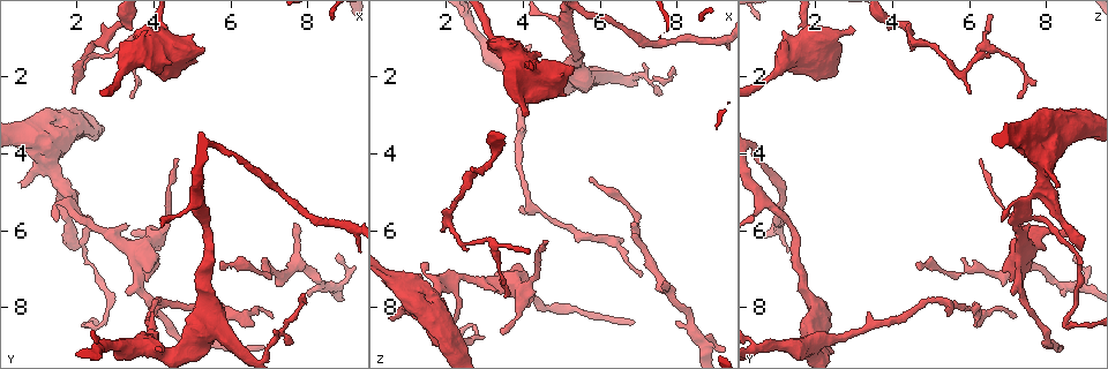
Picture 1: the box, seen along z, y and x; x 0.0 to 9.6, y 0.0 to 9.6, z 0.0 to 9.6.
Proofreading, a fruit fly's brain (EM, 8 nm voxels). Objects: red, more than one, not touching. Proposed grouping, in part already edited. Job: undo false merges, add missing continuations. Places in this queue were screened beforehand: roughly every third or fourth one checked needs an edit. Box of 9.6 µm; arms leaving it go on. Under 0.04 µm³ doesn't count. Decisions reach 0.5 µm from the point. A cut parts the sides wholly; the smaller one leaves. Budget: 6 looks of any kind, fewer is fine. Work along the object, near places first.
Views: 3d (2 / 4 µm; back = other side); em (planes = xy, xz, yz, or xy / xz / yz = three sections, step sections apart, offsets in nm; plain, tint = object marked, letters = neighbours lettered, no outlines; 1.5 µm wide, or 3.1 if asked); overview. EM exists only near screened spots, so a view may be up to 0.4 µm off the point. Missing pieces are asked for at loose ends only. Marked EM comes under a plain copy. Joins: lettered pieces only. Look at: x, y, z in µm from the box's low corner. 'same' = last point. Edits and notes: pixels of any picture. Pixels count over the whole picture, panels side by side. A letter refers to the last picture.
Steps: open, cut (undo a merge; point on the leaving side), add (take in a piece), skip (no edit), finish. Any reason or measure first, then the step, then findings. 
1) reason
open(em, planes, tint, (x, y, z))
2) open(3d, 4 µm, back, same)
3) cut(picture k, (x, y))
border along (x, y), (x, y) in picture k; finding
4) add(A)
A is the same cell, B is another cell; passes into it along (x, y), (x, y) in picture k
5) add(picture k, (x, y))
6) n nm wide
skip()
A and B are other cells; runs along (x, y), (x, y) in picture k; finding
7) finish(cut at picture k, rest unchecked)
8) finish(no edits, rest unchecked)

an open end
open(em, planes, letters, (4.20, 0.80, 3.00))

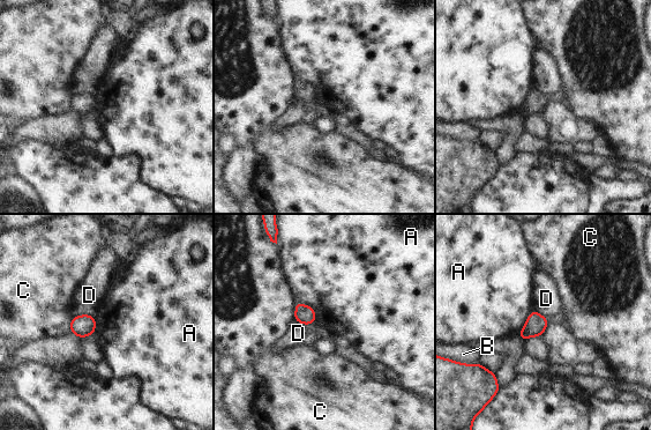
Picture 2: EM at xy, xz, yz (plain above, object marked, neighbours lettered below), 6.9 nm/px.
skip()
A, B, C and D are other cells; border along (296, 301), (308, 304), (316, 320) in picture 2; no lettered piece goes on from it

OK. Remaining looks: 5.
open(3d, 4 µm, (3.15, 1.30, 6.30))

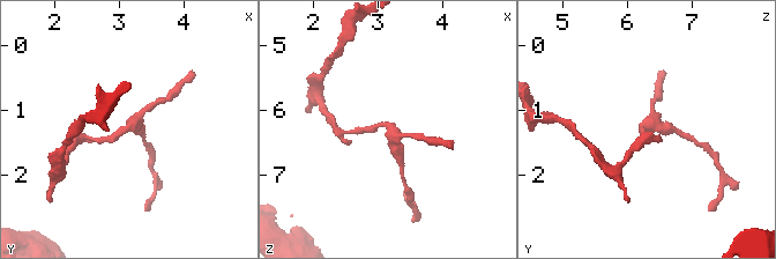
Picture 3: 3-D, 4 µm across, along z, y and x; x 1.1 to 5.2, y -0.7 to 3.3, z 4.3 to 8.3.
open(em, planes, letters, (3.15, 1.30, 6.25))

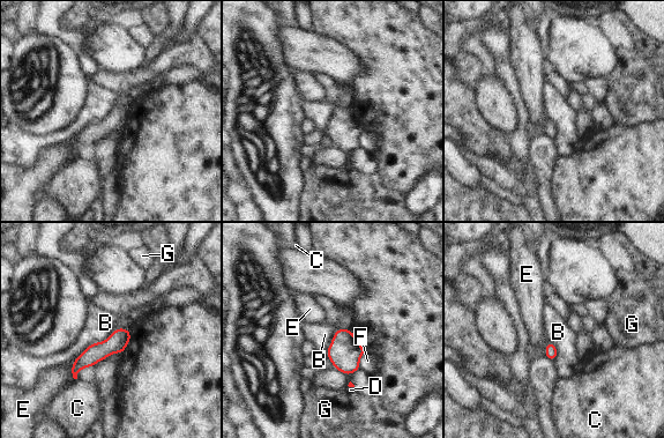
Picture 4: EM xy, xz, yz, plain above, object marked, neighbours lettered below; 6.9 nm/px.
90 nm wide
skip()
B, C, D, E, F and G are other cells; border along (117, 328), (105, 340), (94, 342) in picture 4; continuous, no second neuron

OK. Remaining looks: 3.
branch stops here
open(em, planes, letters, (5.70, 6.80, 4.60))

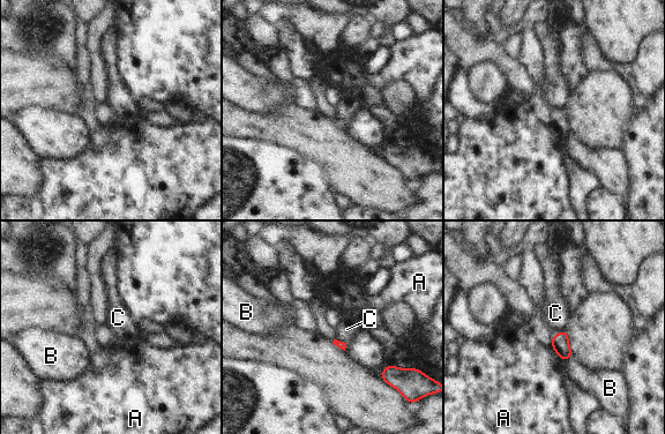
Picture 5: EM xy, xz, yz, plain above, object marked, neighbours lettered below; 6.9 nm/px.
skip()
A, B and C are other cells; no lettered piece goes on from it

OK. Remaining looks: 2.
finish(no edits, rest unchecked)

